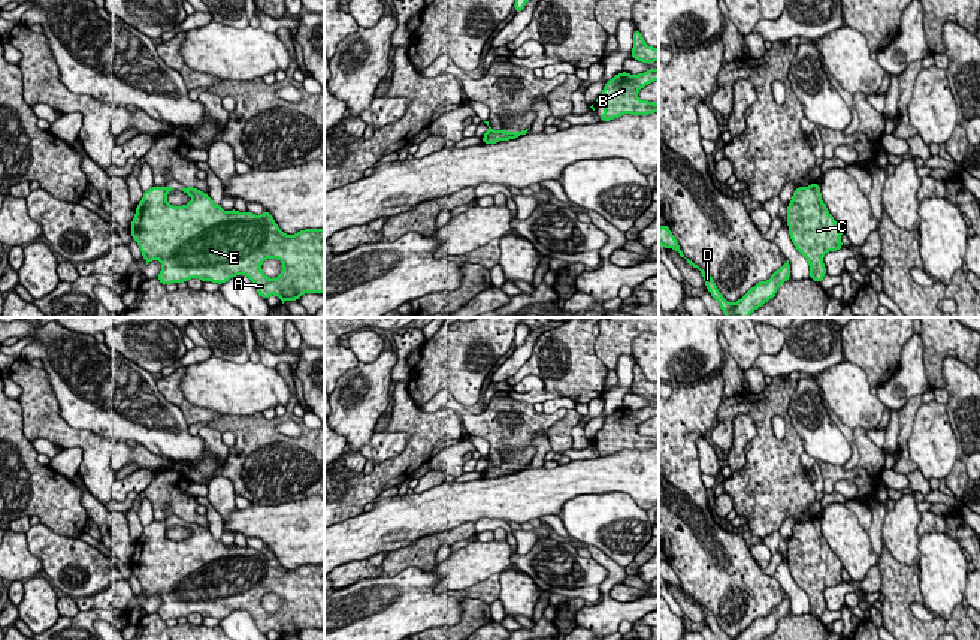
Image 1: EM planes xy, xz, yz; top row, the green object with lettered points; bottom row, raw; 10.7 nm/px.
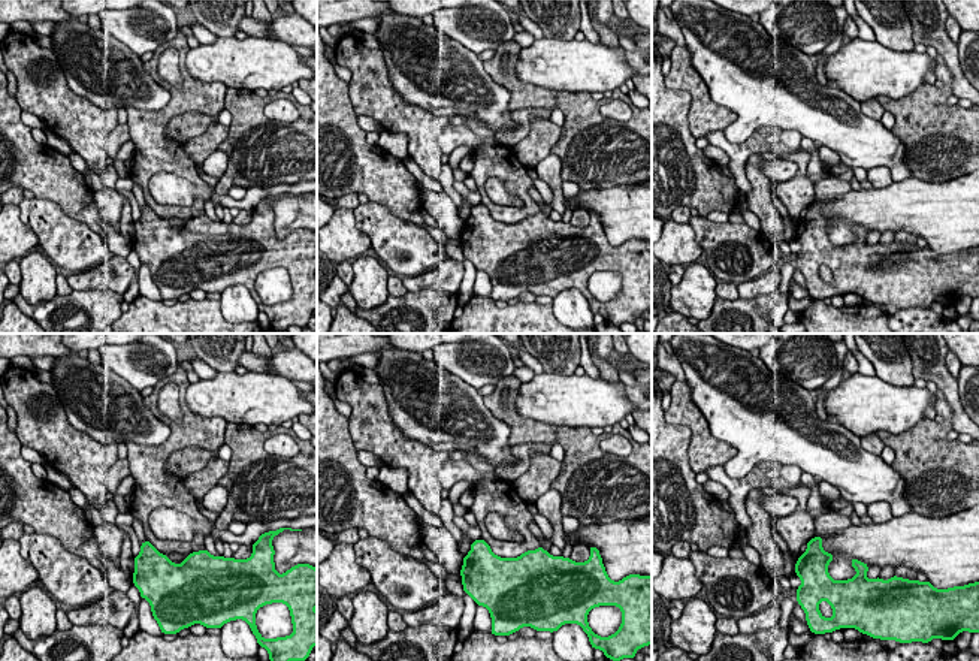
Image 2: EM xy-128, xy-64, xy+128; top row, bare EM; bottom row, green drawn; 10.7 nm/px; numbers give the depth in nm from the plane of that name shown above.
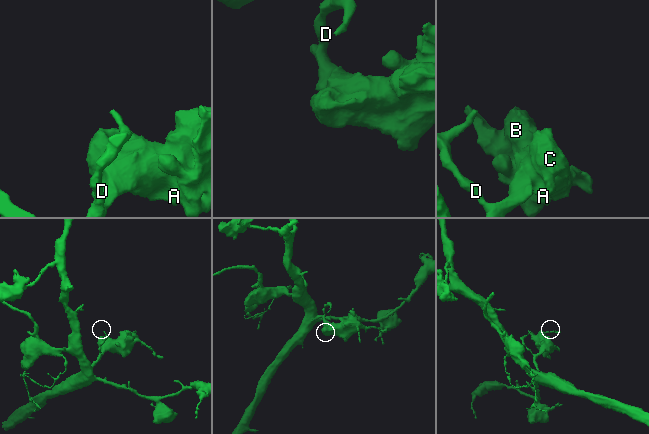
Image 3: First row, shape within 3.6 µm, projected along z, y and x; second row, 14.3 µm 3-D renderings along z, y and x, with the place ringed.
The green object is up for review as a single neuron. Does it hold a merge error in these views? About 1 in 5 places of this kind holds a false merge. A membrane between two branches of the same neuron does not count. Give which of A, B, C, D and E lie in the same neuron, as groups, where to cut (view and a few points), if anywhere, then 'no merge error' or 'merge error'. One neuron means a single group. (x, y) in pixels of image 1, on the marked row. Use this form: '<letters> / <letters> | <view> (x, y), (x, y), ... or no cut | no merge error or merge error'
A B C D E | no cut | no merge error

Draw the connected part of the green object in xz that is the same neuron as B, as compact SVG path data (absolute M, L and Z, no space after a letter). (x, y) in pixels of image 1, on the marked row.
M659 67L638 75L621 72L607 81L595 100L595 103L604 105L601 121L610 121L624 114L648 115L659 112L659 103L638 99L638 91L654 81L659 81Z

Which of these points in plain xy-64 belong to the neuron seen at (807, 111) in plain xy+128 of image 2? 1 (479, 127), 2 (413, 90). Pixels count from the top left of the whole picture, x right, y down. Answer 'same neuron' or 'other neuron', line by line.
1: other neuron
2: same neuron

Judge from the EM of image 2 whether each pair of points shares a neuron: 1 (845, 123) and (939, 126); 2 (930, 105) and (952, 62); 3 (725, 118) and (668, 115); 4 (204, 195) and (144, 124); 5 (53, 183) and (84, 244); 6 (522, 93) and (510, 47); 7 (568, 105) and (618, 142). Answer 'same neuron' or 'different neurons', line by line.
1: different neurons
2: different neurons
3: different neurons
4: same neuron
5: different neurons
6: same neuron
7: same neuron

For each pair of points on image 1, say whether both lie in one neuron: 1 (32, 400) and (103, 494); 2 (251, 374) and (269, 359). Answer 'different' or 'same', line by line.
1: same
2: different

